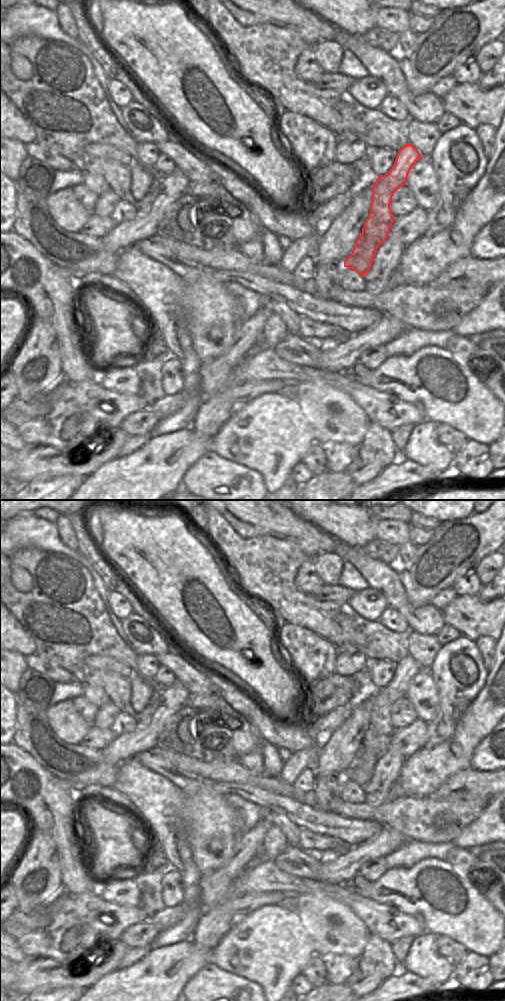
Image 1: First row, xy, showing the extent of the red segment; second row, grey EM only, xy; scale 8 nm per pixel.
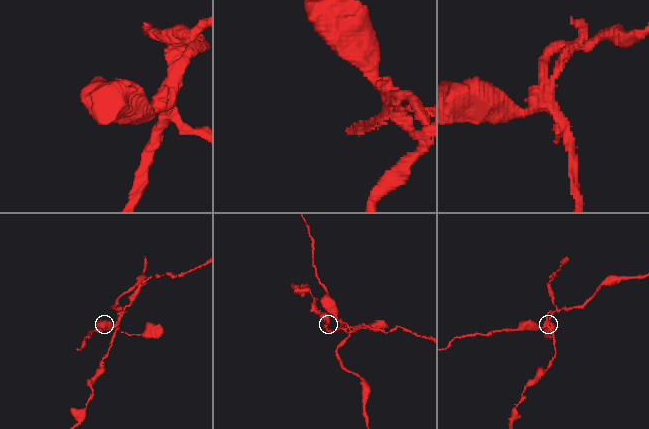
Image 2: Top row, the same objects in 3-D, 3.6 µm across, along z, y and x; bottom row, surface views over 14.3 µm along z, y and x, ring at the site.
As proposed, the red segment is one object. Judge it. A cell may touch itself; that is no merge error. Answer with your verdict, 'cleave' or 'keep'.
cleave

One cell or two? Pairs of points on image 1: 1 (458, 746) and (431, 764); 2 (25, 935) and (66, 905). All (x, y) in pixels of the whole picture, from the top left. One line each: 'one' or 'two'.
1: one
2: one

